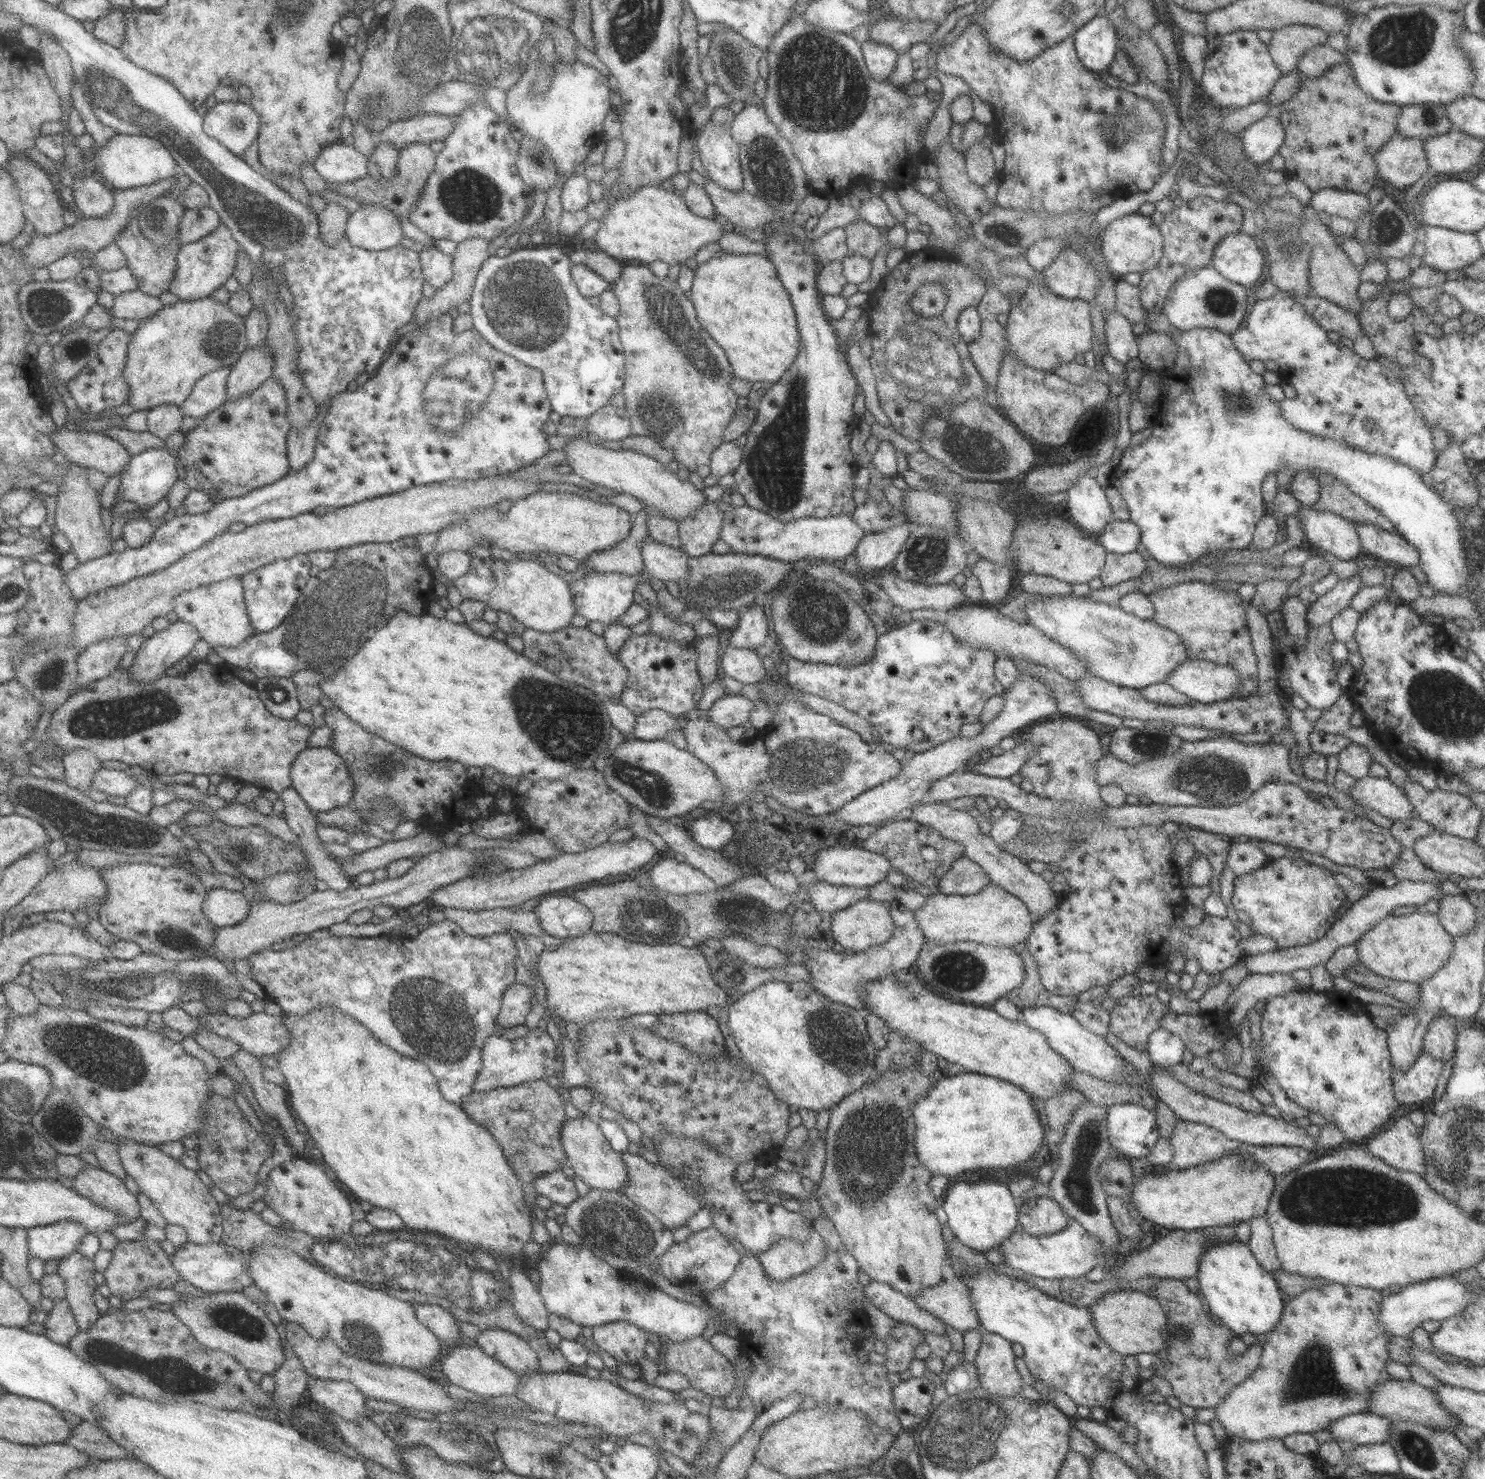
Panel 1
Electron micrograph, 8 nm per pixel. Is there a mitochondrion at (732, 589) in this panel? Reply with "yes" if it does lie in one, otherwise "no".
no

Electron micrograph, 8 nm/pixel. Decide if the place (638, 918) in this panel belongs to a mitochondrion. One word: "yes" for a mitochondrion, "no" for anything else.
yes

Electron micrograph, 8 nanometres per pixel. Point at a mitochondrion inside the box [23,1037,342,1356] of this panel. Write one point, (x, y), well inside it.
(237, 1323)

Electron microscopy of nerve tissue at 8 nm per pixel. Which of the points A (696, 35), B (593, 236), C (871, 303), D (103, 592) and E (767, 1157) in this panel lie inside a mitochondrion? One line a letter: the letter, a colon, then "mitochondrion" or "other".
A: other
B: other
C: other
D: other
E: other

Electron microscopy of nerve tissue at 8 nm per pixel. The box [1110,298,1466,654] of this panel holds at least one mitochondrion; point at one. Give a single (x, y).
(1237, 402)

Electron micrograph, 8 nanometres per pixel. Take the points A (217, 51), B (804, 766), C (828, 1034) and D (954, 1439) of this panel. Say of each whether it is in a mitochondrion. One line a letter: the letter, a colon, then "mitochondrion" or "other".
A: other
B: mitochondrion
C: mitochondrion
D: mitochondrion

